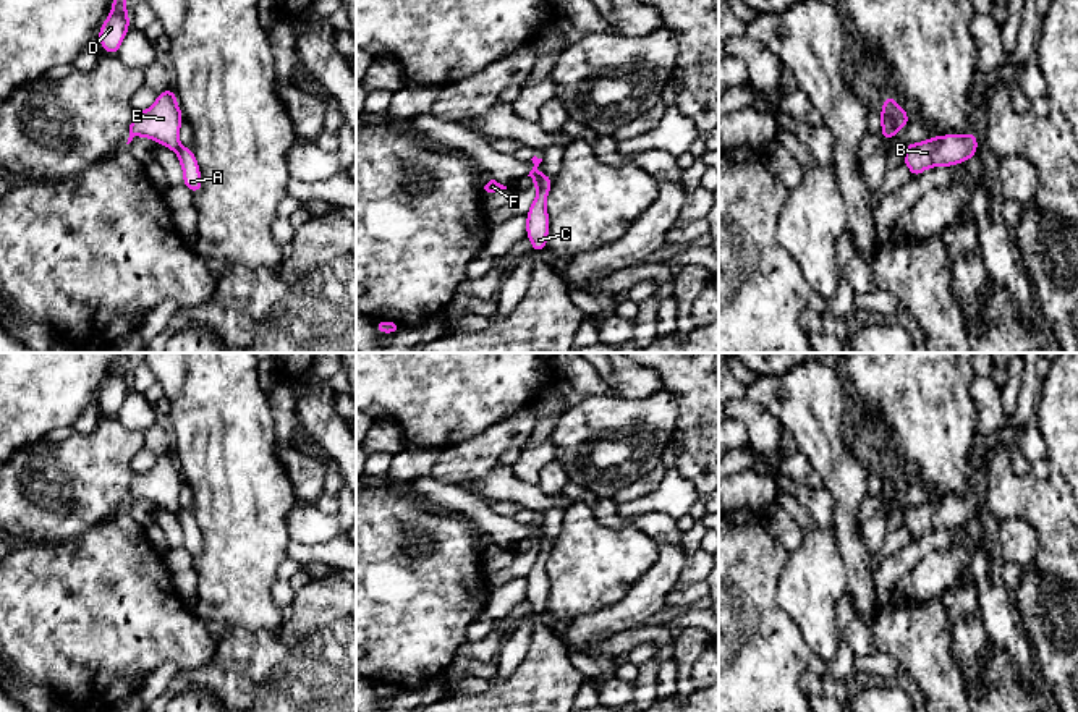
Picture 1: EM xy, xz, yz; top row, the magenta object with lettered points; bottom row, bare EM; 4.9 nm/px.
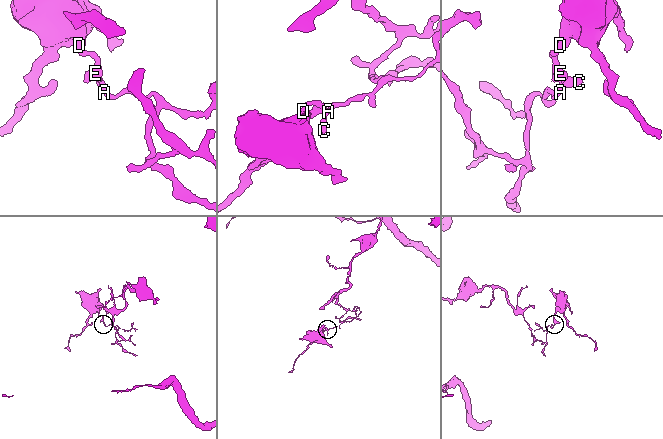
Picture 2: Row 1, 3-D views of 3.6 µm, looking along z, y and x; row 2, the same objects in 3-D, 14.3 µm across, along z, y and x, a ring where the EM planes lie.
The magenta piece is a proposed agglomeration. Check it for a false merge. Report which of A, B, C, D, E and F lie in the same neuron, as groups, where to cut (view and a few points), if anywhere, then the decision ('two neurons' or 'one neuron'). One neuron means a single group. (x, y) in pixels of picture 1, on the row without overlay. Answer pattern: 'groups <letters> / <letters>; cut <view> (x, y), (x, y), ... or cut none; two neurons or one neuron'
groups A B C / D E F; cut xz (543, 538), (536, 549); two neurons

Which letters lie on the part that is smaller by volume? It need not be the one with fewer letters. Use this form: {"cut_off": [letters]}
{"cut_off": ["D", "E", "F"]}

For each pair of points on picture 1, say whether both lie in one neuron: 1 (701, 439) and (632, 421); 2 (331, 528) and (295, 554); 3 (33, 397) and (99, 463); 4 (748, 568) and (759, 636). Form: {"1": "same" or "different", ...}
{"1": "different", "2": "different", "3": "different", "4": "same"}

